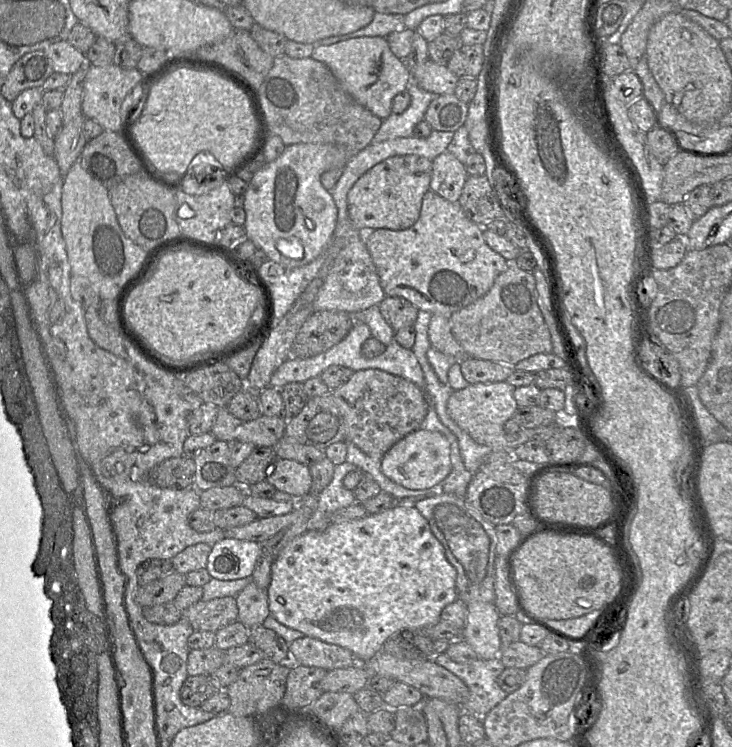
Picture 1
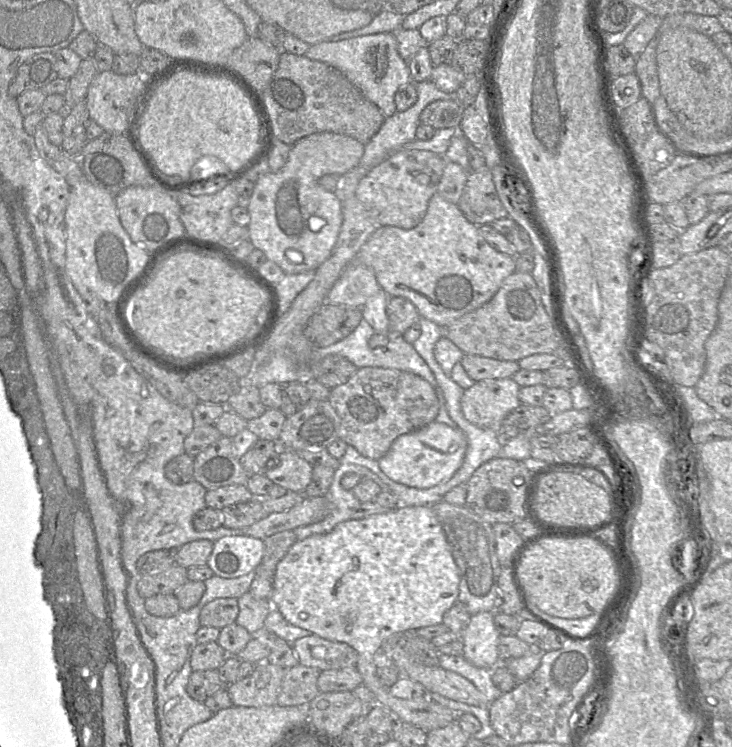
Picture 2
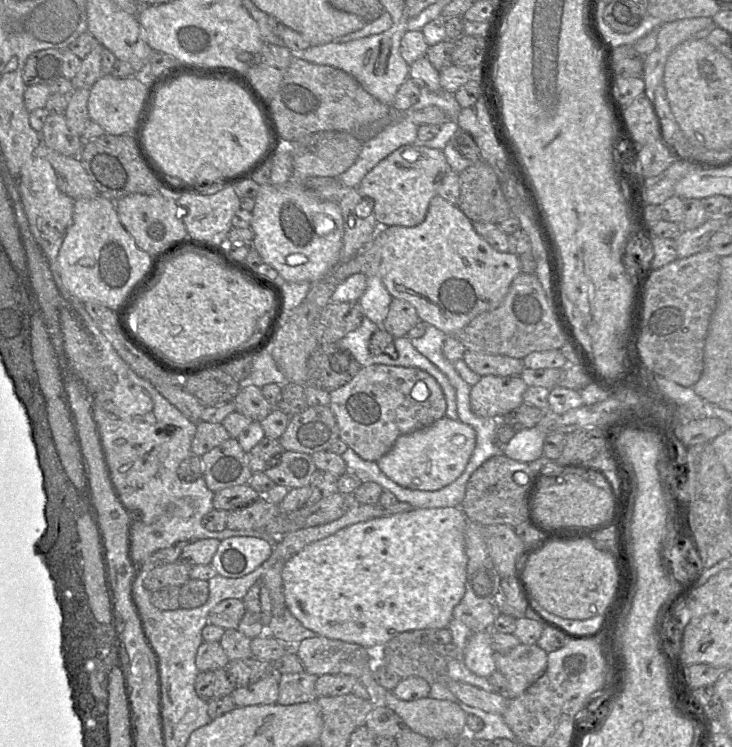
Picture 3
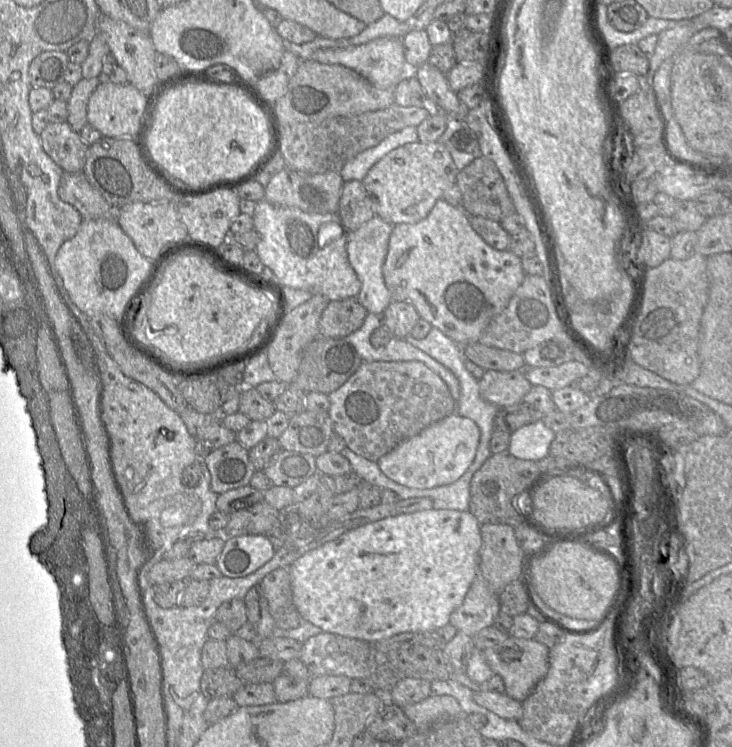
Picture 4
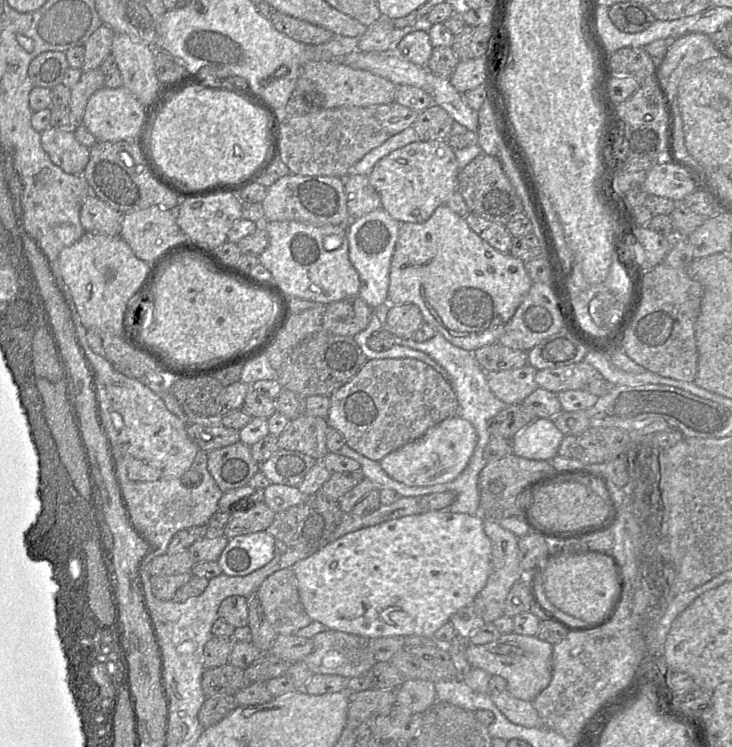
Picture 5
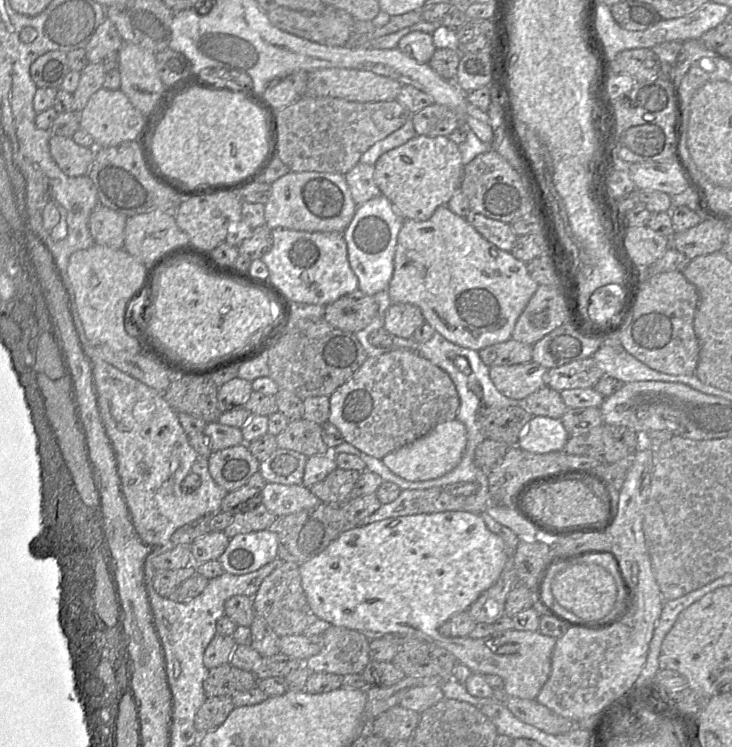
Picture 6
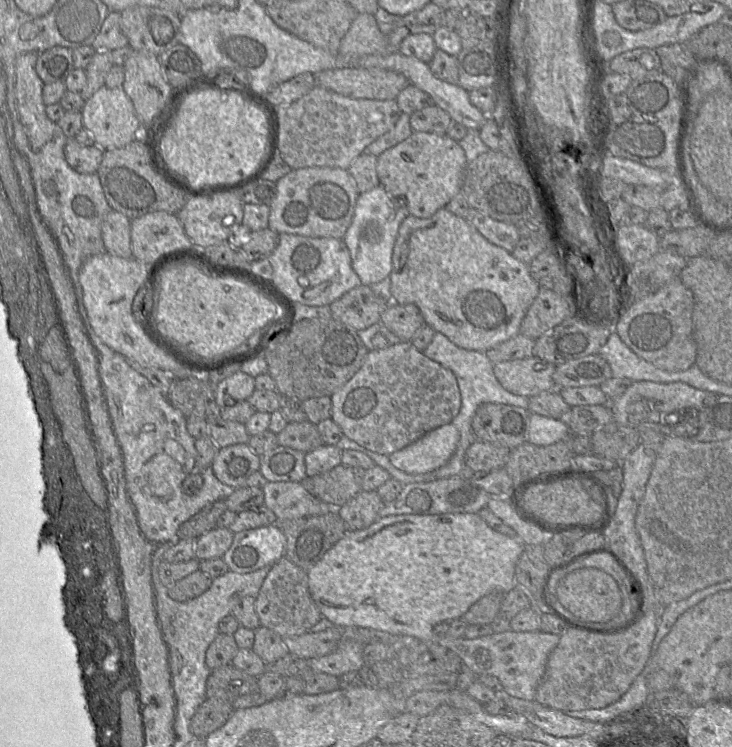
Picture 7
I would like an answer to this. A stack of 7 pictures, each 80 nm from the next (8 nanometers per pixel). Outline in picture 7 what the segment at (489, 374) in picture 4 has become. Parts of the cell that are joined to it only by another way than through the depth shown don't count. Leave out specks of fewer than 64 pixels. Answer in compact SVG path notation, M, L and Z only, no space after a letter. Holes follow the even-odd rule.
M533 355L529 358L495 363L493 372L507 391L531 397L556 388L553 380L555 368L555 364Z

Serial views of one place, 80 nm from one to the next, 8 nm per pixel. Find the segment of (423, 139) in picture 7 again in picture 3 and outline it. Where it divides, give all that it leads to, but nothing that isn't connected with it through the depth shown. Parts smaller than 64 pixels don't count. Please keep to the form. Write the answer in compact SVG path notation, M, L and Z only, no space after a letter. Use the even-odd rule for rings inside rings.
M411 143L380 161L357 188L360 194L372 199L379 227L414 227L424 221L430 201L449 171L451 168L442 150Z

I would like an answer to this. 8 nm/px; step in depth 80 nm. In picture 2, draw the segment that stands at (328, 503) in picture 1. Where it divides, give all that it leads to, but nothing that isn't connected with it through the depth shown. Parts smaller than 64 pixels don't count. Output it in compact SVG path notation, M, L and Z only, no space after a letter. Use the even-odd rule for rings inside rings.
M341 463L336 468L332 484L324 495L329 503L329 513L319 522L298 527L293 530L297 540L328 533L339 523L352 519L352 513L360 506L361 501L355 497L351 490L346 490L341 485L341 480L347 473L356 473L361 476L362 479L372 479L382 490L387 490L387 486L379 477L366 467L357 464Z

